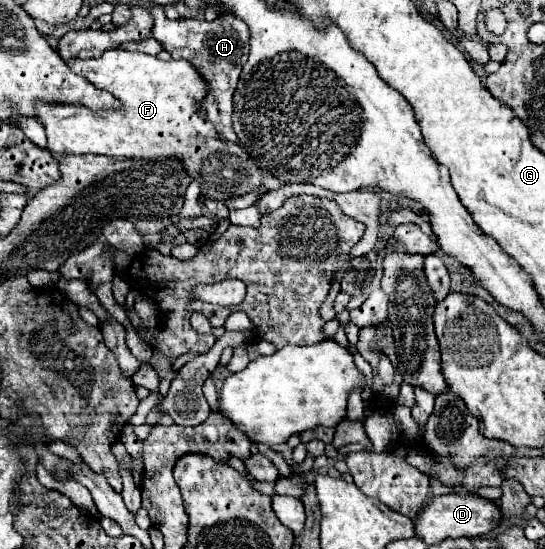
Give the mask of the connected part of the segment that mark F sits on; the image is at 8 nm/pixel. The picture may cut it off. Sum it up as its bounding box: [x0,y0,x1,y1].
[36,50,262,198]

